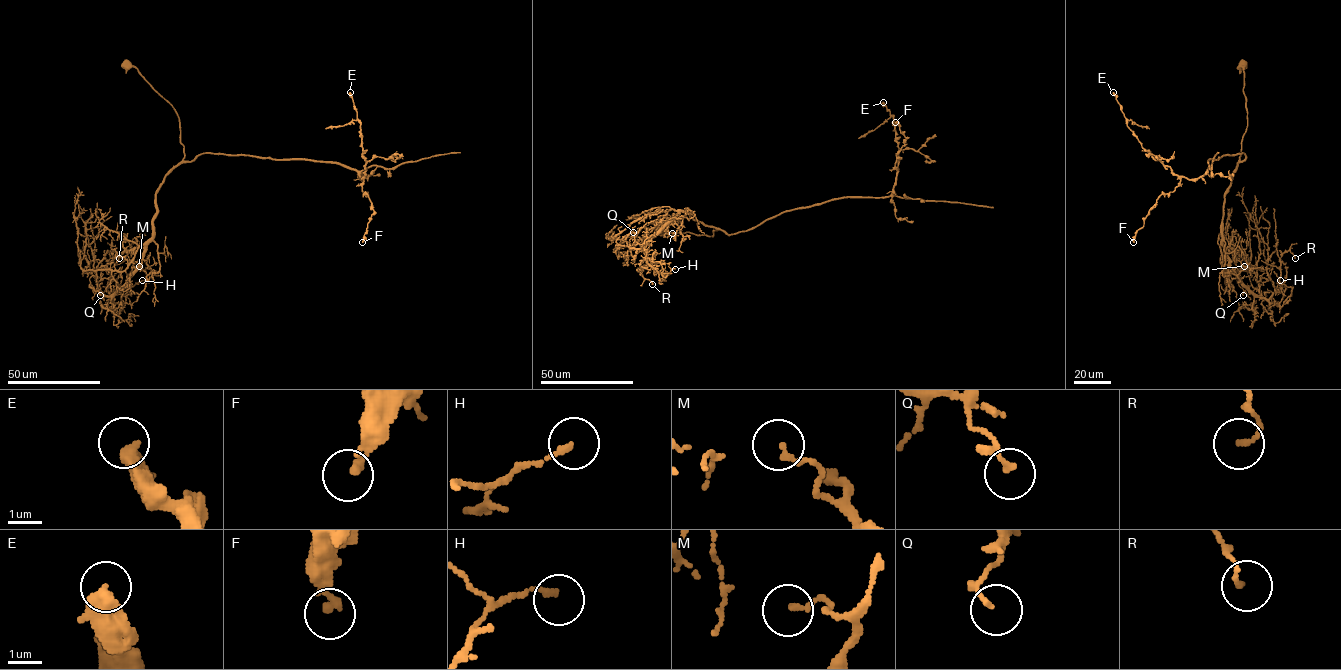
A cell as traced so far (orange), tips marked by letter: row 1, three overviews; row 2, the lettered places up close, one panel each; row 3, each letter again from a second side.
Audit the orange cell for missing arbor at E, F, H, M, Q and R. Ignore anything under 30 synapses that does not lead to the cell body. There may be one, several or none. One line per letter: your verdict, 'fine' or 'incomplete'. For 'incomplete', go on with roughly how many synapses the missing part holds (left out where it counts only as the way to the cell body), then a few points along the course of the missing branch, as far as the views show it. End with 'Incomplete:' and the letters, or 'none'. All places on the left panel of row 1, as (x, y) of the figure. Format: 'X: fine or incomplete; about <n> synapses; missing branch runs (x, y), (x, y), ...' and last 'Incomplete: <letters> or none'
E: fine
F: fine
H: fine
M: fine
Q: fine
R: fine
Incomplete: none

